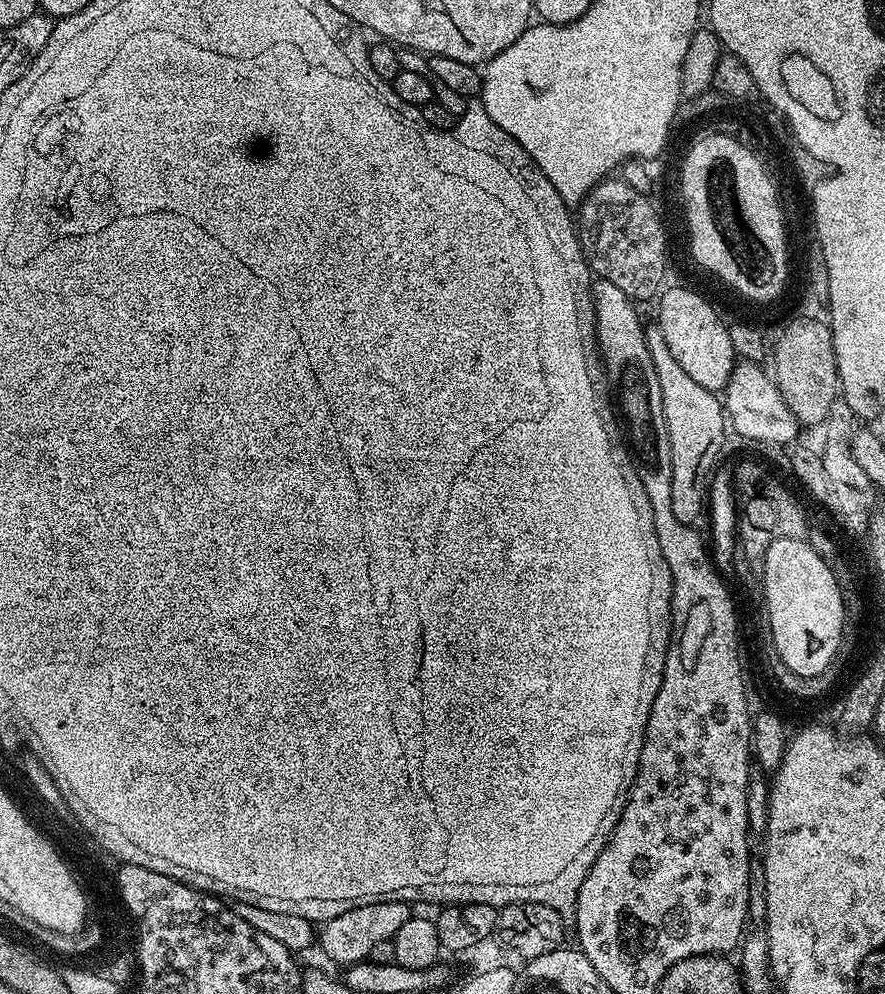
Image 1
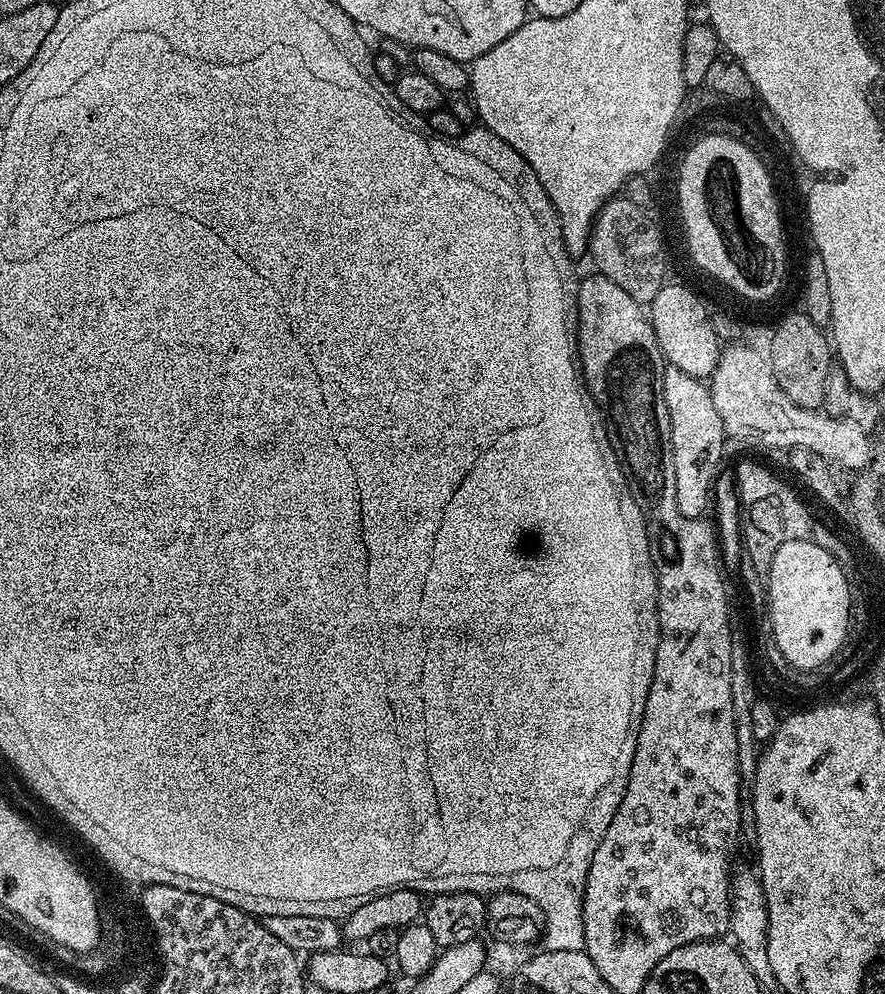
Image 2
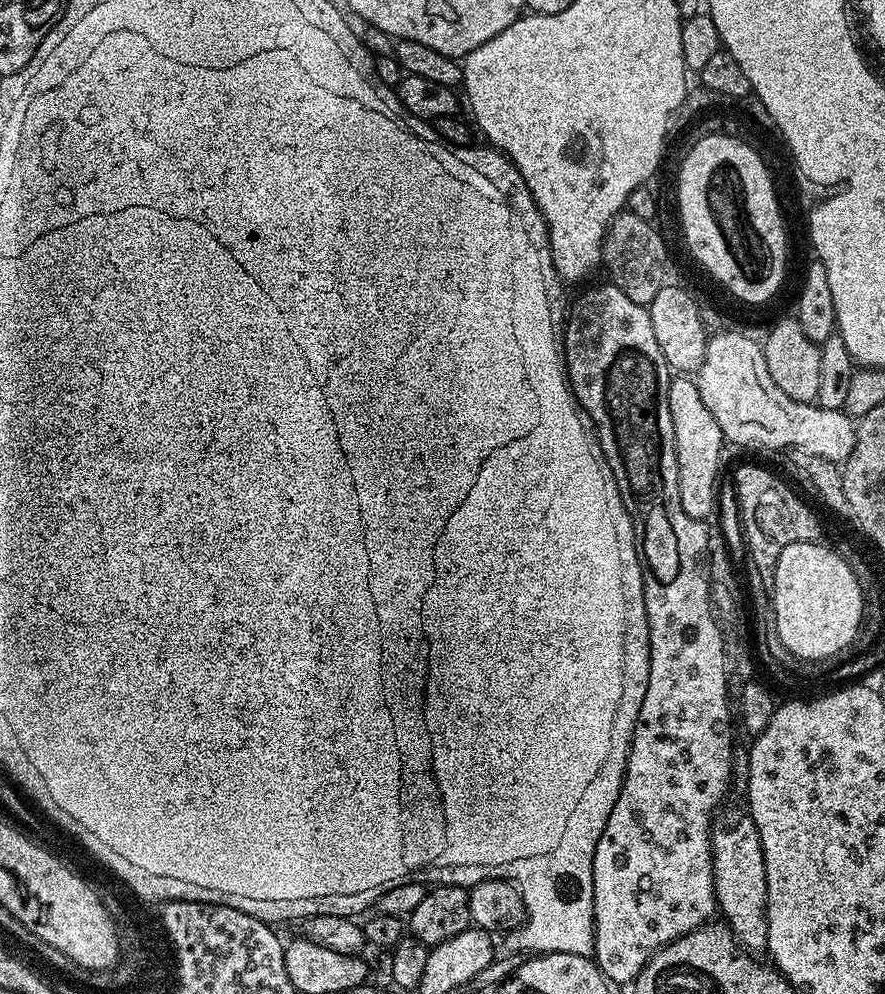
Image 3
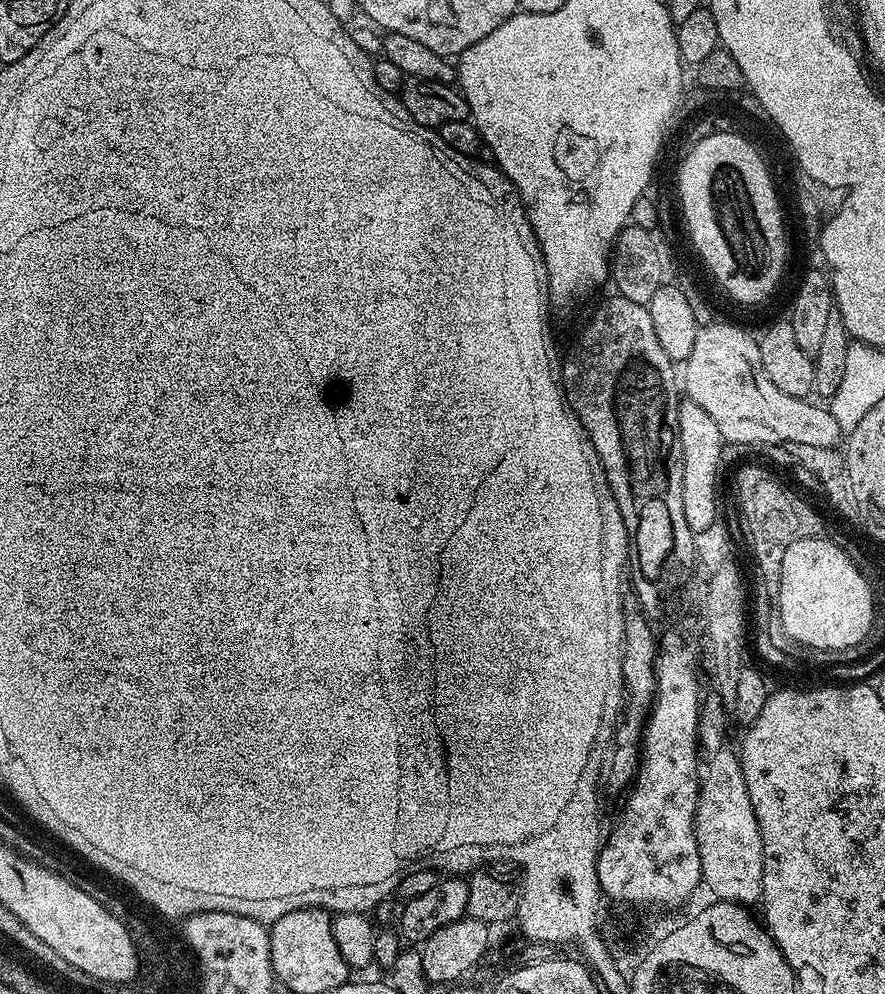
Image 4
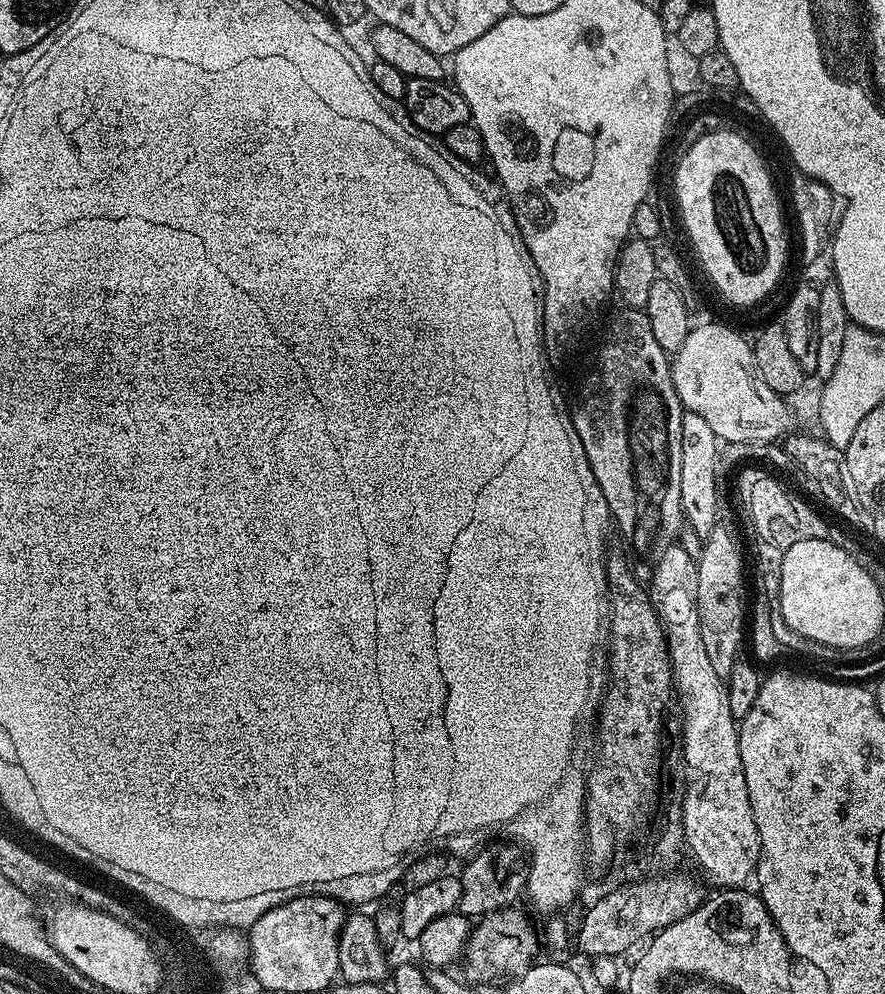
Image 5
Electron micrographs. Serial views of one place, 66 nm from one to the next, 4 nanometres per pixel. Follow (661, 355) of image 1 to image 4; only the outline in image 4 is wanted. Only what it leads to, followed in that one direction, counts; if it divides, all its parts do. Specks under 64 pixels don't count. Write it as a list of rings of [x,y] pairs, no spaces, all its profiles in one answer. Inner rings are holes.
[[[684,398],[678,410],[678,434],[680,435],[680,457],[682,458],[682,510],[686,514],[686,526],[692,533],[706,531],[715,520],[717,503],[721,497],[716,493],[716,479],[720,476],[720,455],[726,449],[726,442],[721,438],[718,425],[711,420],[710,414],[698,406],[698,402]]]

